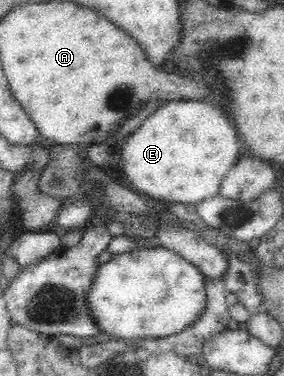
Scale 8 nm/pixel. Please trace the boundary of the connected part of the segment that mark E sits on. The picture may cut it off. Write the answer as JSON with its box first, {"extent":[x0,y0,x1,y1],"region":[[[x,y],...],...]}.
{"extent":[115,100,242,205],"region":[[[204,100],[163,103],[142,121],[136,131],[119,143],[115,152],[120,157],[120,167],[136,193],[142,193],[145,198],[193,205],[218,195],[222,179],[238,162],[242,152],[238,149],[237,133],[232,129],[230,121],[224,117],[220,107],[210,103]]]}

